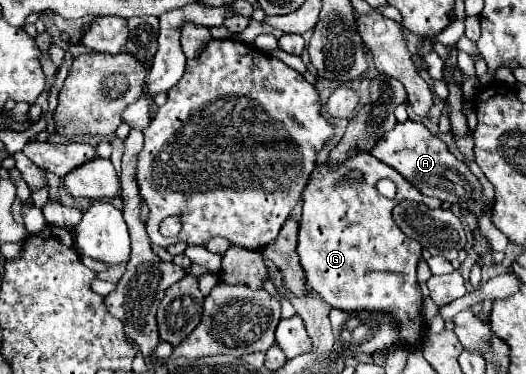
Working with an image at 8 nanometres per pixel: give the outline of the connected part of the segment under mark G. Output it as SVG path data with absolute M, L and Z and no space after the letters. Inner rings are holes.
M370 153L356 155L354 159L348 159L344 165L340 165L336 169L332 169L328 165L316 167L302 193L304 209L302 209L300 233L298 233L298 255L300 255L300 263L306 271L308 285L320 297L324 297L326 303L330 303L334 309L342 309L342 311L380 311L380 313L396 315L396 325L400 327L400 339L404 339L404 343L410 347L420 347L422 333L428 331L428 325L424 323L422 313L420 313L422 293L420 293L420 285L416 281L416 267L420 261L422 247L418 241L406 237L392 219L392 209L402 199L420 201L432 209L440 207L440 203L442 203L436 197L428 197L428 195L422 195L420 191L416 191L416 187L412 187L412 183L408 183L408 179L404 179L398 171L392 171L392 167L376 161ZM350 171L360 171L362 179L346 181L344 177ZM382 177L390 177L396 183L398 191L396 191L394 199L386 199L378 193L376 183ZM376 261L386 261L386 269L378 271L374 265Z

